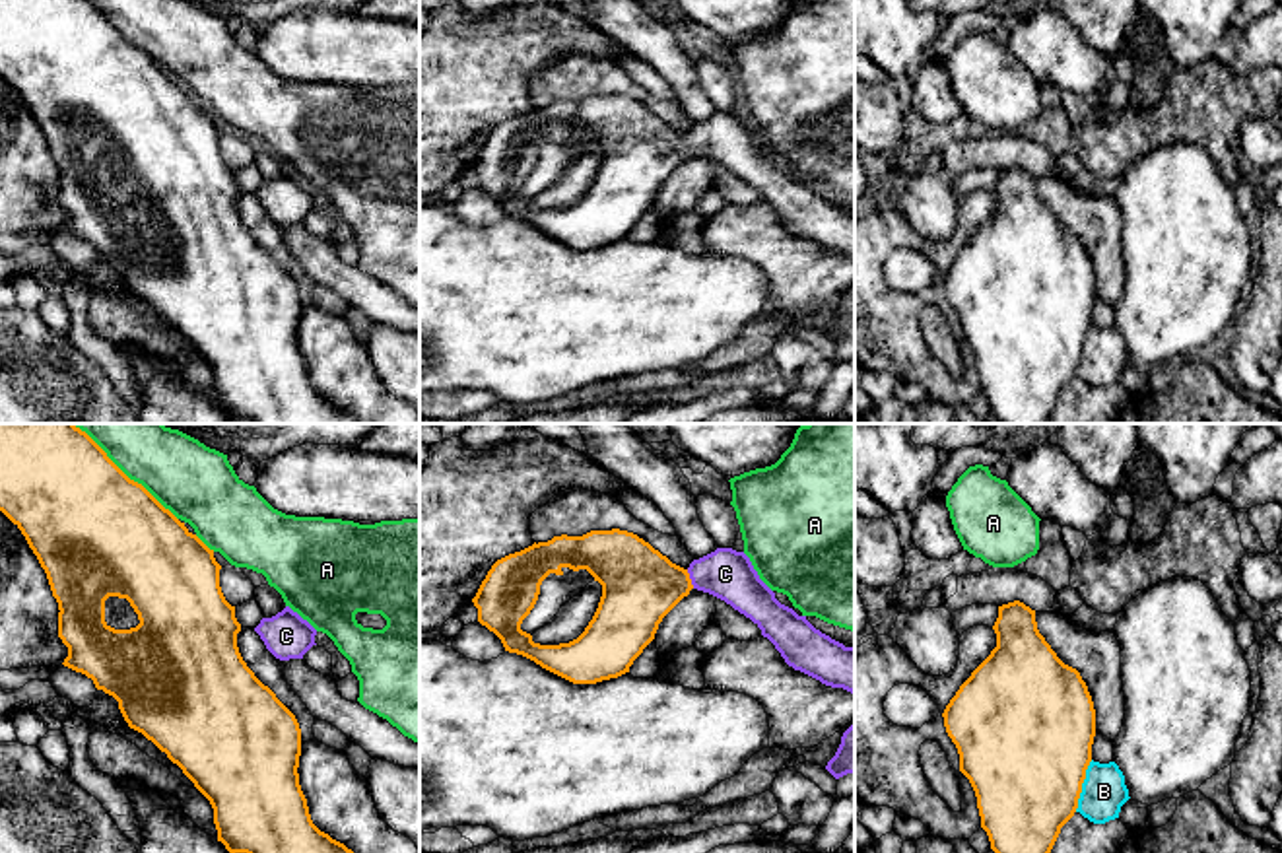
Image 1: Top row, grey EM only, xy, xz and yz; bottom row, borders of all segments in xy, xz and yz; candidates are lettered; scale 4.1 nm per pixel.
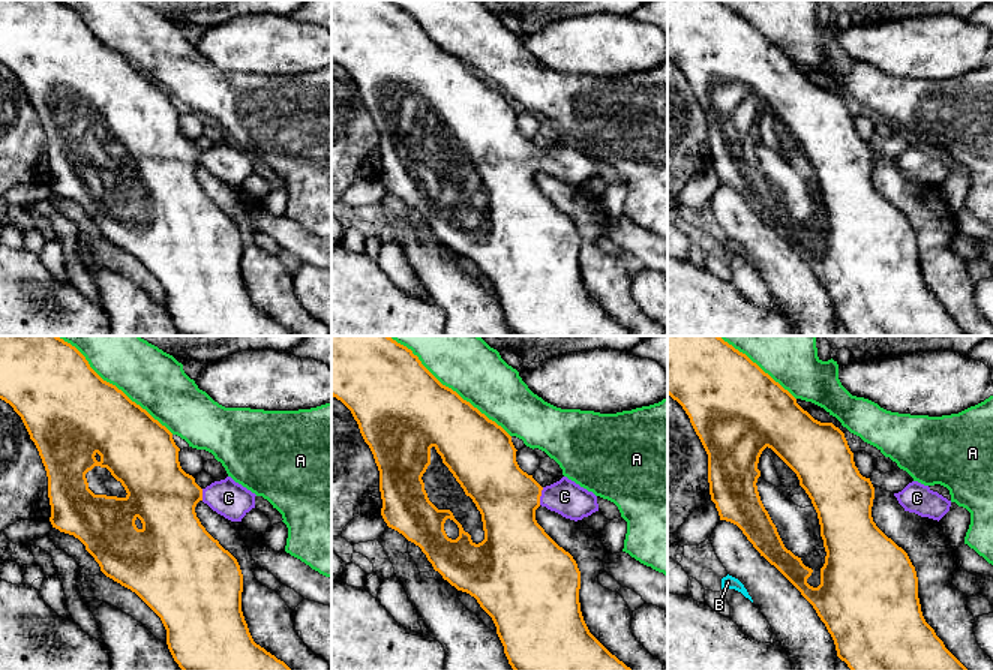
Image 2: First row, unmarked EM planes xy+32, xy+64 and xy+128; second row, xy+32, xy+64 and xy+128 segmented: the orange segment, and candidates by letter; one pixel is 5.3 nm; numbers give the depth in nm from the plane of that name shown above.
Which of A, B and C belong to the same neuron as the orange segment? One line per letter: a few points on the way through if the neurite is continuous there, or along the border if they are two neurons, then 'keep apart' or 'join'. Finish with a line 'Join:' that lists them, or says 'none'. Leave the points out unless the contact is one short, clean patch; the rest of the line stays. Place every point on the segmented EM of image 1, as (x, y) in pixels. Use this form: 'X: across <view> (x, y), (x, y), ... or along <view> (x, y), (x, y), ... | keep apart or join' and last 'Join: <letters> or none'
A: keep apart
B: keep apart
C: across xz (640, 585), (690, 580), (702, 574), (725, 574) | join
Join: C

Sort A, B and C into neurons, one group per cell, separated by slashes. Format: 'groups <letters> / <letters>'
groups A / B / C

